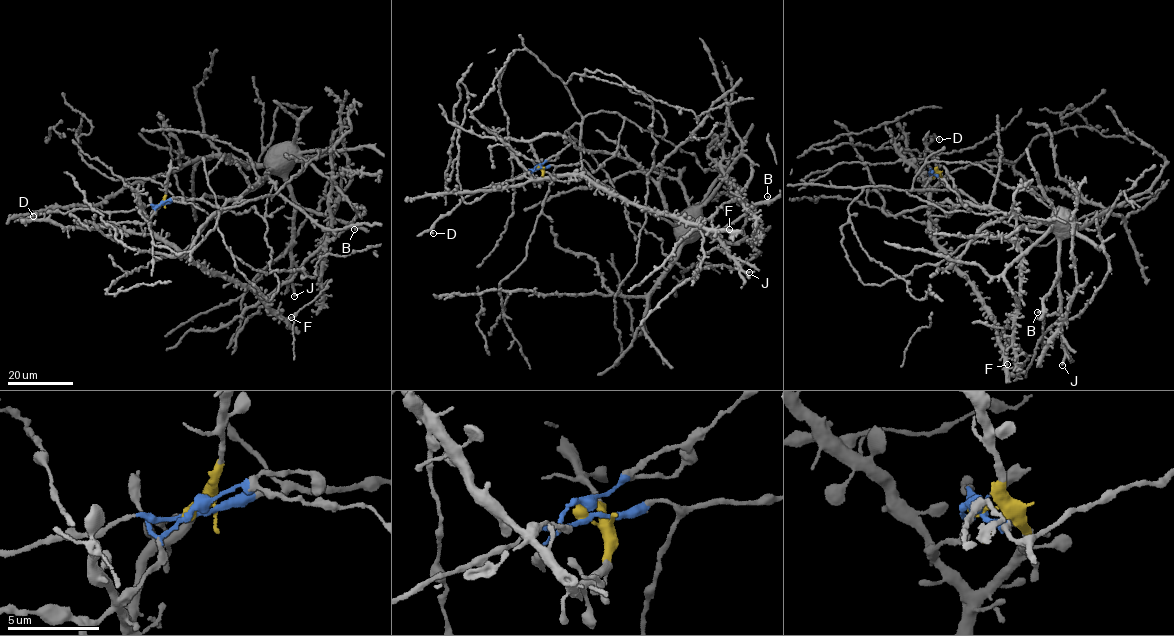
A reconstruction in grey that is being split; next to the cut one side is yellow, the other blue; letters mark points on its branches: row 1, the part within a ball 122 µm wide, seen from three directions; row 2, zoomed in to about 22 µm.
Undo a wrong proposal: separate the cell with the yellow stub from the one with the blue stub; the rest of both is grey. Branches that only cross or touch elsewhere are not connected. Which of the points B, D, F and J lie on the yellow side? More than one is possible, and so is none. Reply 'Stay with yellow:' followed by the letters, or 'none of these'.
Stay with yellow: F

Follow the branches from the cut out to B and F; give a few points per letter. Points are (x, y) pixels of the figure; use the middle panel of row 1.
B: (539, 167), (579, 163), (628, 201), (674, 224), (685, 223), (713, 233), (769, 199), (768, 196)
F: (539, 167), (543, 173), (538, 182), (565, 175), (582, 177), (637, 206), (663, 211), (709, 228), (729, 228)

